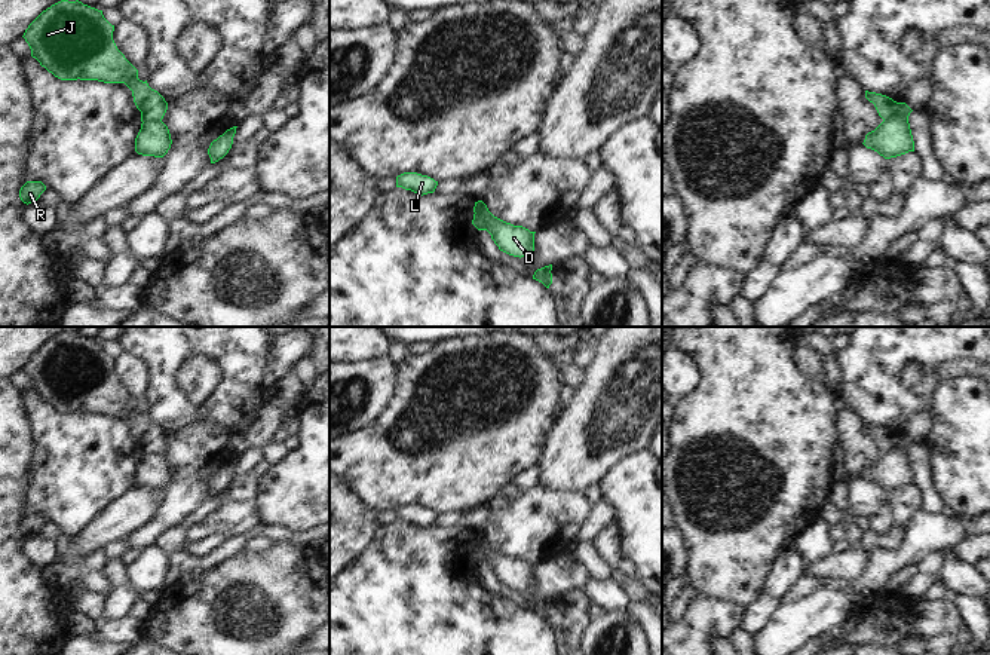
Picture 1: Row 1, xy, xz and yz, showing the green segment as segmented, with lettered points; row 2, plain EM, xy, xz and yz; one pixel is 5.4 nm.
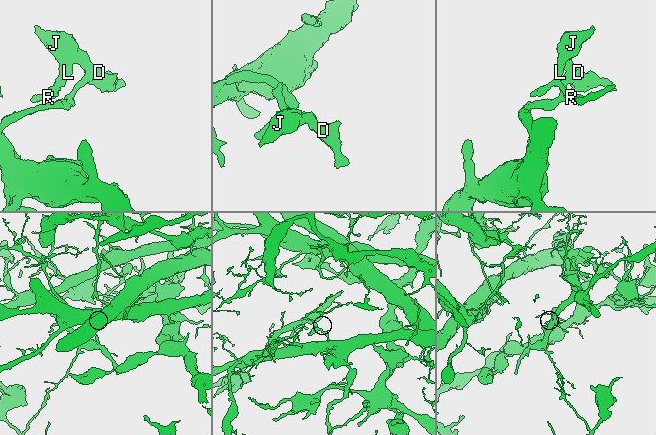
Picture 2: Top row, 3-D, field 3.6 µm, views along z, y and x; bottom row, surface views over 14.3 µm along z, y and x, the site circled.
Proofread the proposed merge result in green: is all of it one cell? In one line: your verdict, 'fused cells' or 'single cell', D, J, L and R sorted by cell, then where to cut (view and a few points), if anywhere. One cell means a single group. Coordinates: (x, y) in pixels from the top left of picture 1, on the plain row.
fused cells; groups D / J L R; cut xz (477, 544), (484, 544), (489, 548), (486, 562)

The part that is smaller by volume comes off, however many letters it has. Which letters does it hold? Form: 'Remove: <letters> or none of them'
Remove: J, L, R

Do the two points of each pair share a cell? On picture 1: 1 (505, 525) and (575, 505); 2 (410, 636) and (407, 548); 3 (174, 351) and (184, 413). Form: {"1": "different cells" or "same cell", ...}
{"1": "same cell", "2": "same cell", "3": "same cell"}

